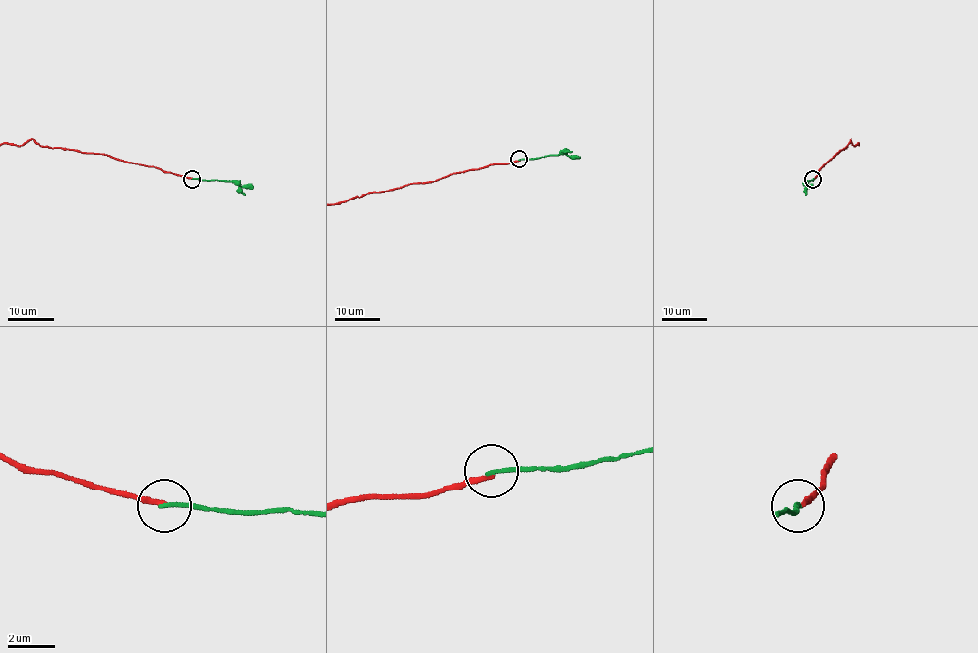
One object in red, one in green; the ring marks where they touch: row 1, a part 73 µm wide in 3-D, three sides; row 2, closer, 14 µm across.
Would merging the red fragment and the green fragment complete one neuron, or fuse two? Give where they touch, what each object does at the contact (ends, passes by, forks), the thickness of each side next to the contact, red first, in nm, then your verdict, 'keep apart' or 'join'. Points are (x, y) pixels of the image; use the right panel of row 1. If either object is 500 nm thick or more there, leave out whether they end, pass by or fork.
at (813, 179); red ends there; green ends there; 200 nm thick on the red side, 170 nm on the other; keep apart

